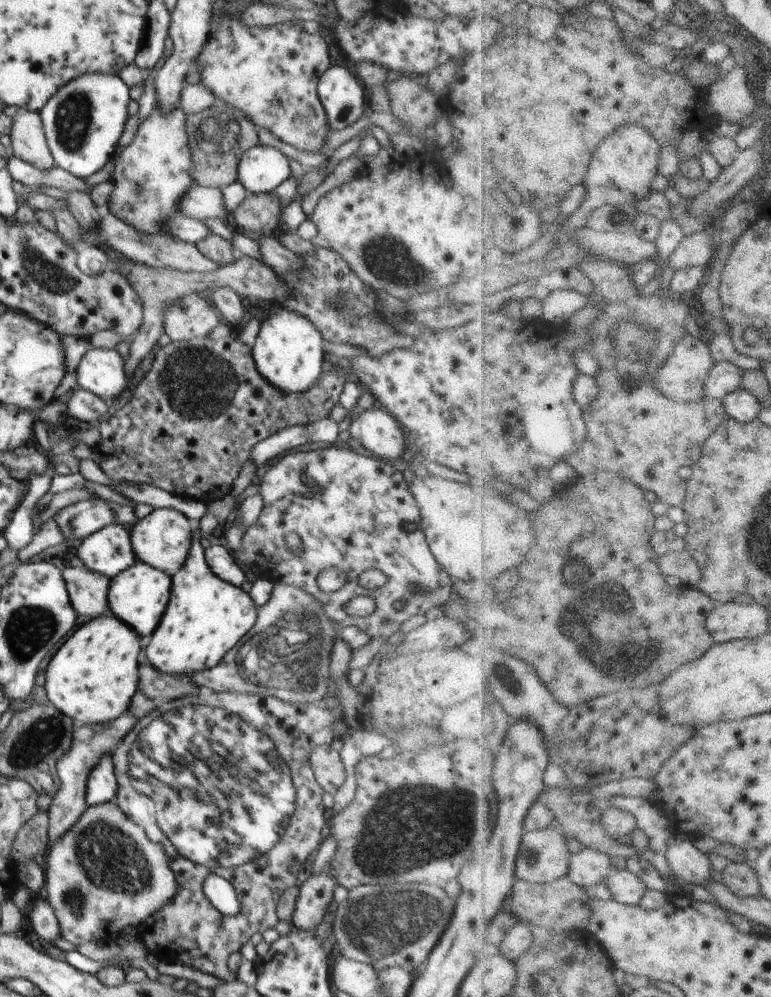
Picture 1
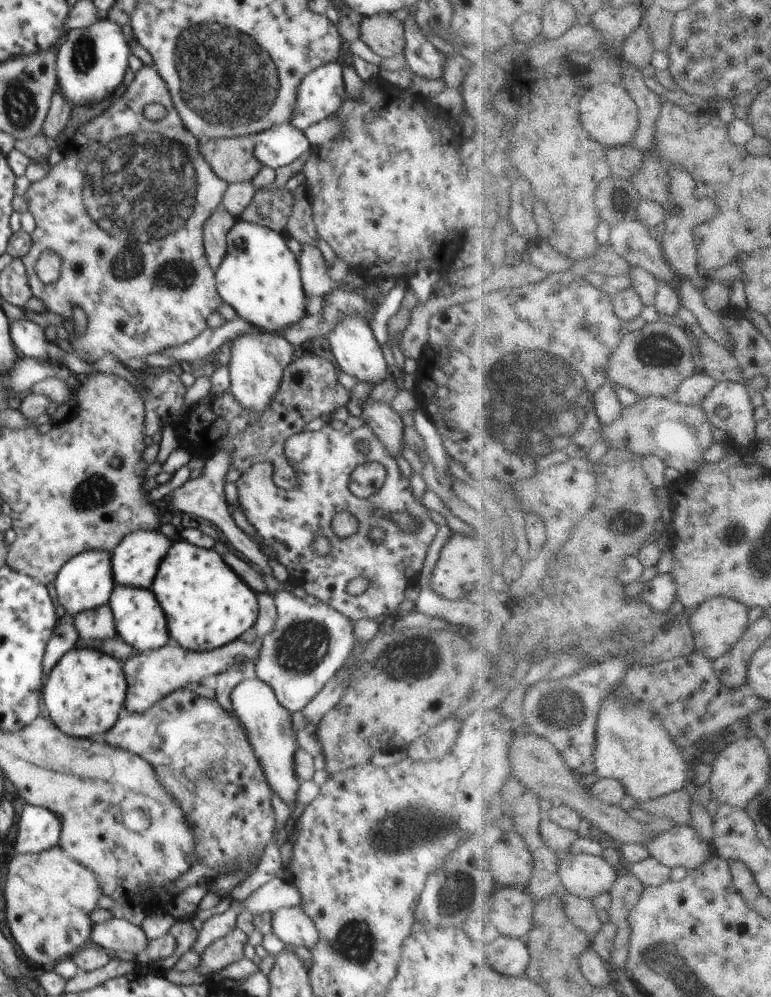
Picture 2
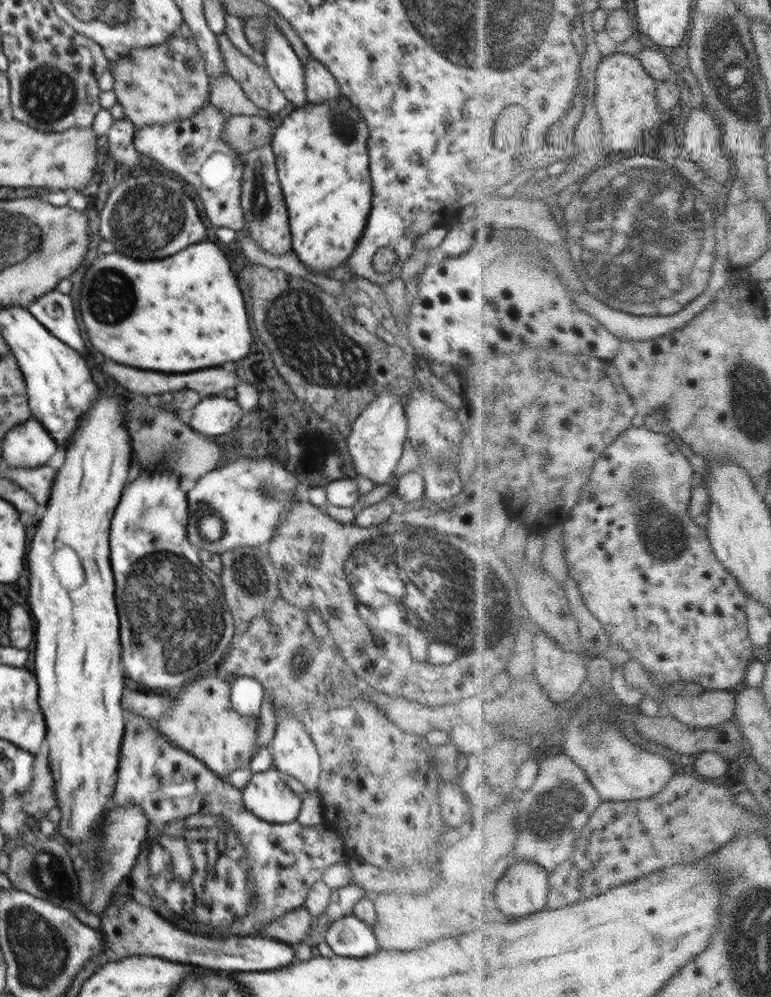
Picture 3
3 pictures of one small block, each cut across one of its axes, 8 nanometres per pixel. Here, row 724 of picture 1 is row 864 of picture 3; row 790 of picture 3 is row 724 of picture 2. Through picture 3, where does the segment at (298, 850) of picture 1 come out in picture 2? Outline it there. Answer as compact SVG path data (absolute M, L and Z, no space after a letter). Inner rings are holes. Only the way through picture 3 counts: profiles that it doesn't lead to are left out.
M191 686L180 688L155 702L143 713L124 711L103 737L110 746L132 751L152 766L160 784L181 806L191 826L198 863L209 869L236 868L228 874L241 870L252 860L258 865L276 826L274 809L270 803L273 790L267 783L243 725L235 715L223 709L216 698L201 697Z

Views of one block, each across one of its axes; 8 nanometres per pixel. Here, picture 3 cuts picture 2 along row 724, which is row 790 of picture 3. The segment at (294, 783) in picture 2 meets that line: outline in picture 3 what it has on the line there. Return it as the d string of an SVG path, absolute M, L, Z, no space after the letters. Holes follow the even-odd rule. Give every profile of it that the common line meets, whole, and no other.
M276 768L253 773L242 789L244 806L266 822L286 824L297 820L301 811L301 799L287 785L282 772Z

